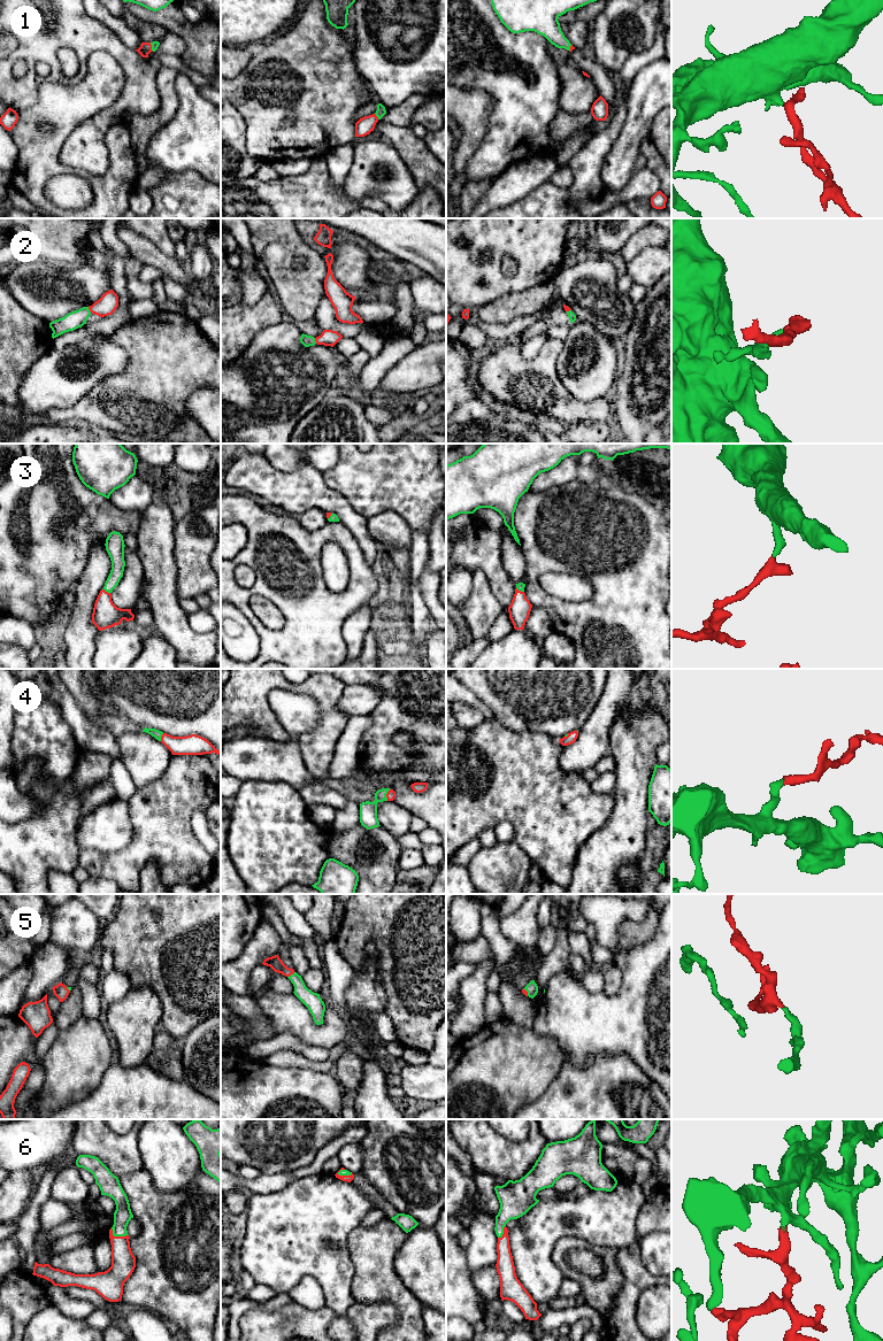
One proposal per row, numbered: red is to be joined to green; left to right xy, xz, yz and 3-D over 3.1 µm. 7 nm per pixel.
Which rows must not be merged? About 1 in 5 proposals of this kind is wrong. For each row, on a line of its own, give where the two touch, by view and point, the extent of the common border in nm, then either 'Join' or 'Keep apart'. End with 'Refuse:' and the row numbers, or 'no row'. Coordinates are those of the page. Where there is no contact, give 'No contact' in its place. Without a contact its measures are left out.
1: Touches green at xz (376, 115). Shared border 50 nm. Join
2: Touches green at xy (89, 309). Shared border 50 nm. Join
3: Touches green at xy (106, 591). Shared border 70 nm. Join
4: Touches green at xz (385, 795). Shared border 80 nm. Join
5: Touches green at xz (291, 975). Shared border 70 nm. Join
6: Touches green at xy (117, 1235). Shared border 140 nm. Join
Refuse: no row

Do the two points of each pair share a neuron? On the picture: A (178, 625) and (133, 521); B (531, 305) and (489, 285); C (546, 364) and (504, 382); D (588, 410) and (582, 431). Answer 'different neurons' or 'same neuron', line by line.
A: different neurons
B: different neurons
C: same neuron
D: different neurons

